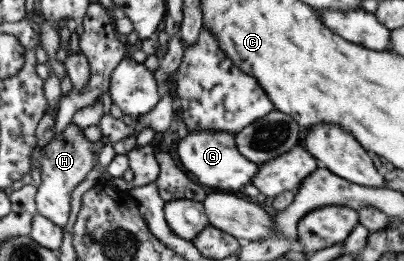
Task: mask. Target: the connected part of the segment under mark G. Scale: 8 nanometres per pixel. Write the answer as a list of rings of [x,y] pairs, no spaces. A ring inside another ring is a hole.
[[[188,132],[178,139],[176,153],[187,173],[208,191],[241,195],[239,188],[249,184],[257,172],[258,165],[237,152],[234,136],[227,132]]]

